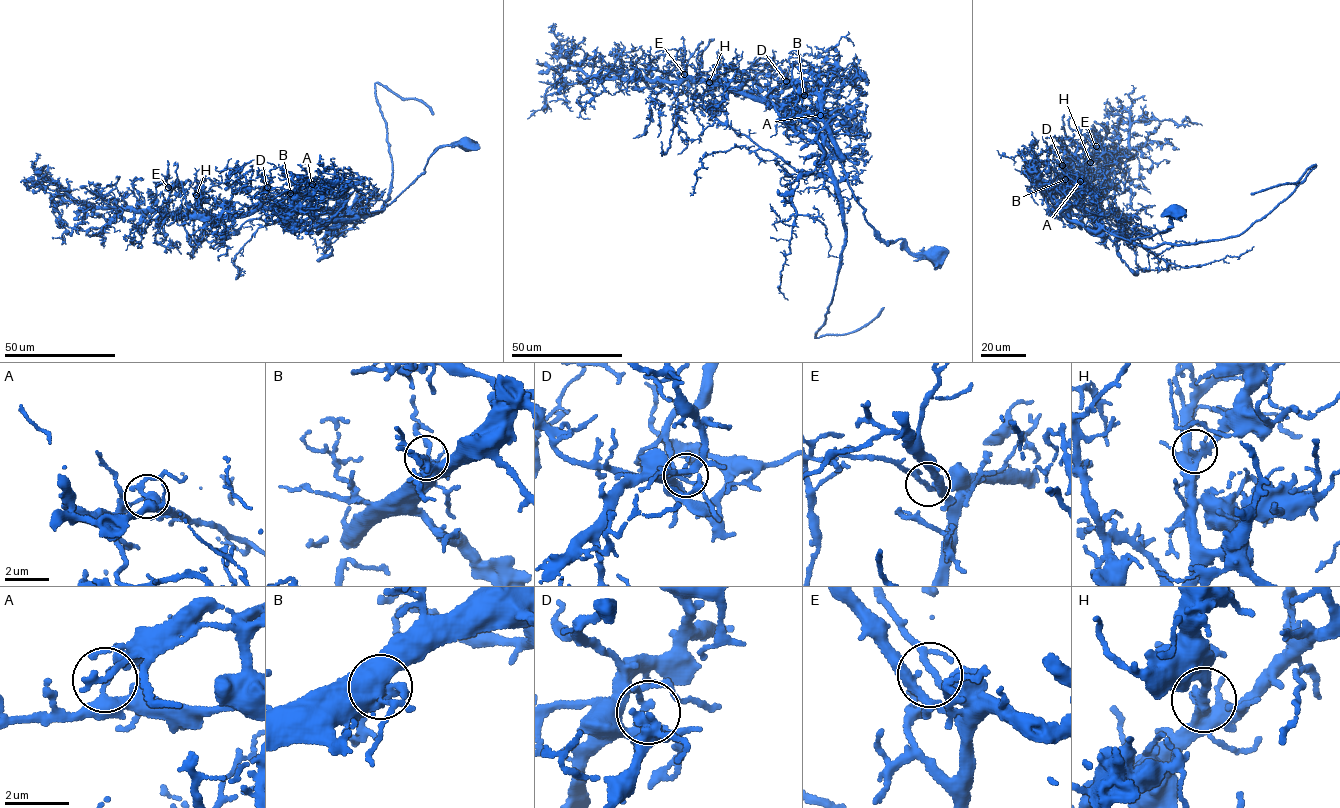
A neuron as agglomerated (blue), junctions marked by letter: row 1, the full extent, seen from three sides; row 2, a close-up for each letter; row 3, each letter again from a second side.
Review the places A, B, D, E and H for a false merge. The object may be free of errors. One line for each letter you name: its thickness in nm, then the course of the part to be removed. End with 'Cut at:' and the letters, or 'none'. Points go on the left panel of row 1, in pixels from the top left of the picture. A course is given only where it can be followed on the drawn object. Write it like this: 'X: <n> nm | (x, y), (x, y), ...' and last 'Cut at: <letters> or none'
A: 200 nm | (312, 184), (335, 200), (335, 213), (379, 212), (390, 198), (393, 172), (375, 84), (421, 101), (433, 115)
Cut at: A

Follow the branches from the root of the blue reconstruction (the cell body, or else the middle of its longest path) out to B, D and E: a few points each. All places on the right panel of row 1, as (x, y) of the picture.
B: (1171, 213), (1180, 208), (1168, 211), (1173, 225), (1163, 231), (1129, 240), (1114, 236), (1065, 179)
D: (1171, 213), (1180, 208), (1168, 211), (1173, 225), (1163, 231), (1114, 236), (1083, 206), (1084, 186), (1062, 165)
E: (1171, 213), (1180, 208), (1168, 211), (1173, 225), (1151, 236), (1105, 231), (1080, 191), (1099, 170), (1096, 146)

